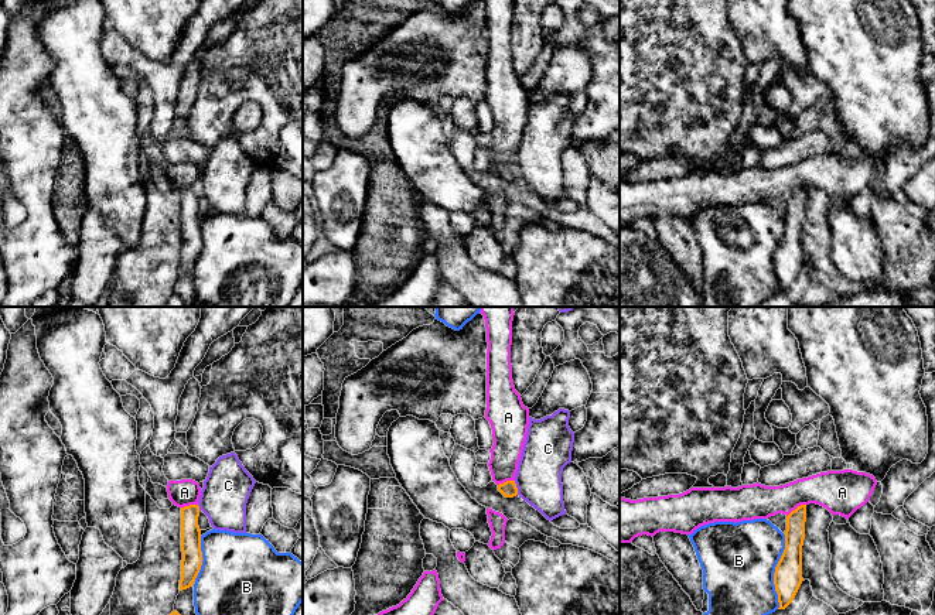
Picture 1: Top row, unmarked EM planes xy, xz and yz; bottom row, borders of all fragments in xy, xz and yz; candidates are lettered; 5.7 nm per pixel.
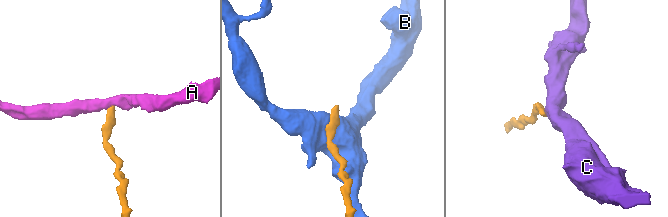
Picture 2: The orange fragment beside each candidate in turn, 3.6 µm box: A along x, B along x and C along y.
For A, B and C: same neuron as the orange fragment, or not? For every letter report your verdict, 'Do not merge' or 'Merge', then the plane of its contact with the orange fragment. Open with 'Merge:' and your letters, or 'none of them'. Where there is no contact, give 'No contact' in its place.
Merge: none of them
A: Do not merge. Touches orange in yz
B: Do not merge. Touches orange in yz
C: Do not merge. Touches orange in xz

